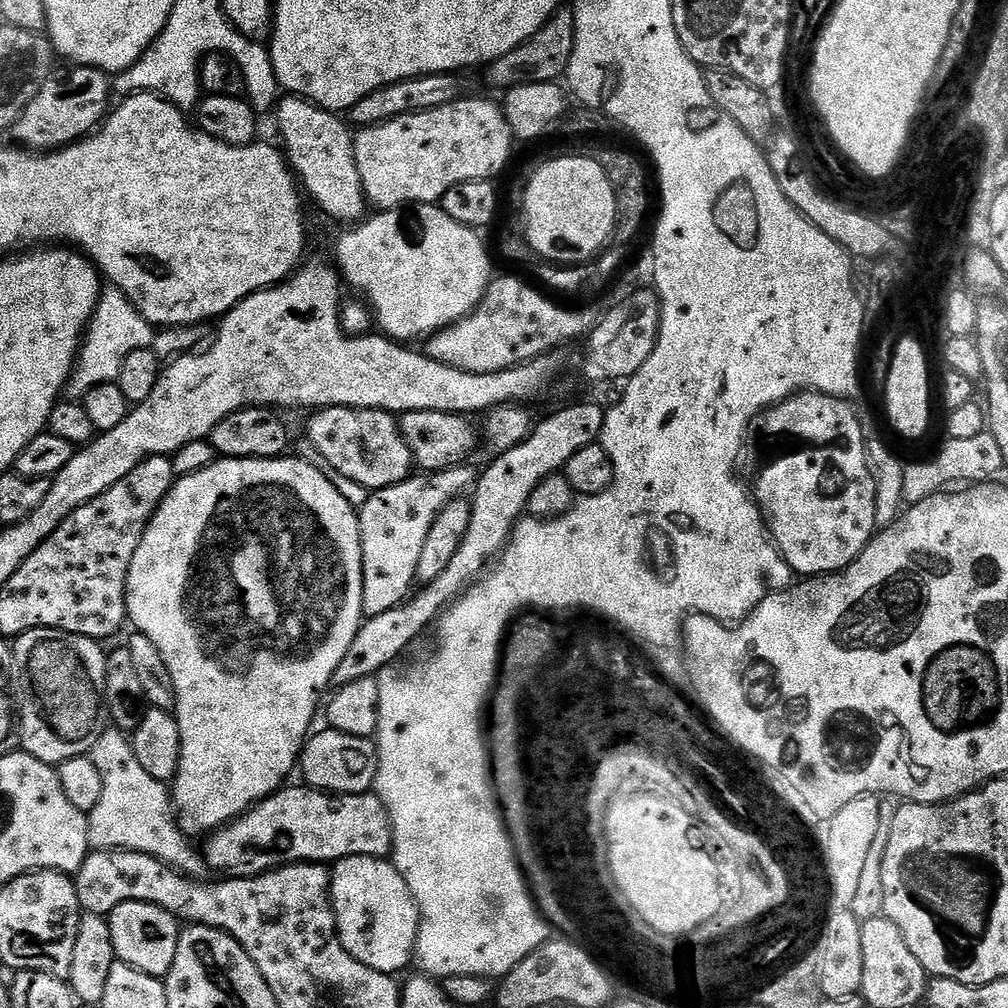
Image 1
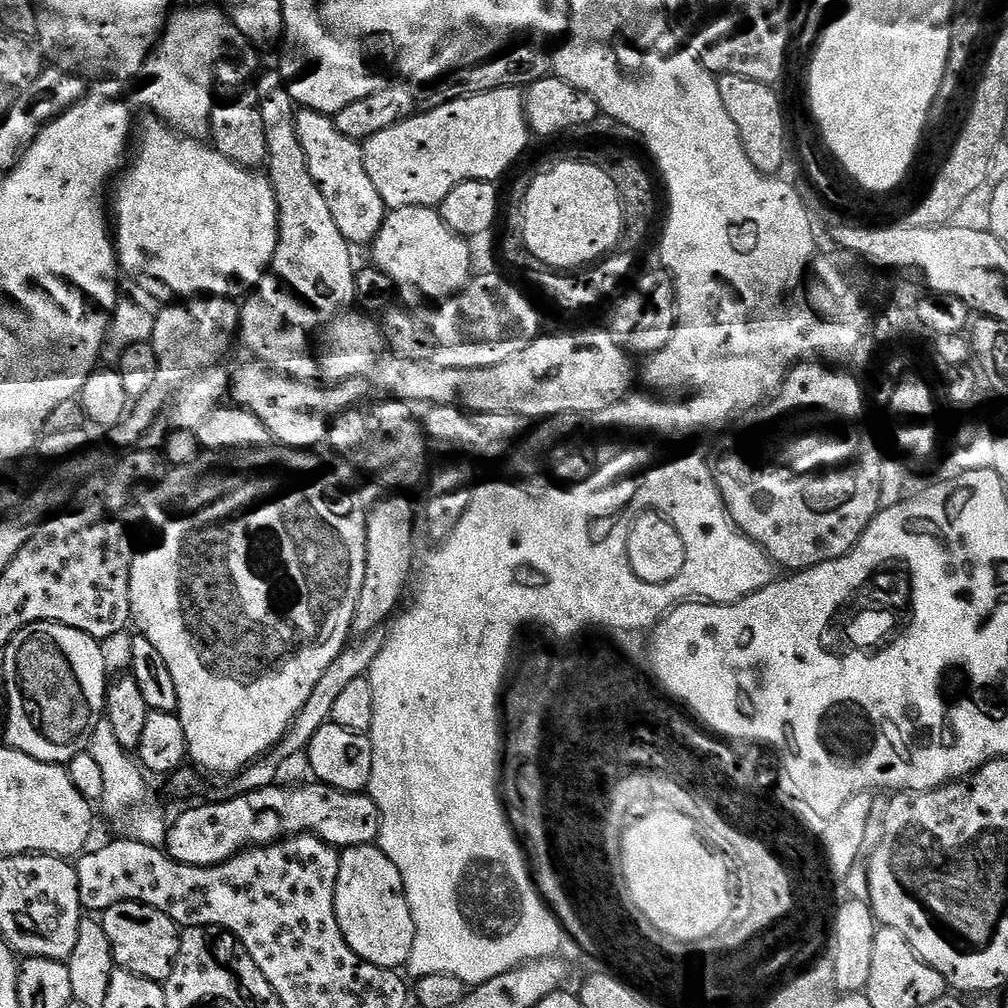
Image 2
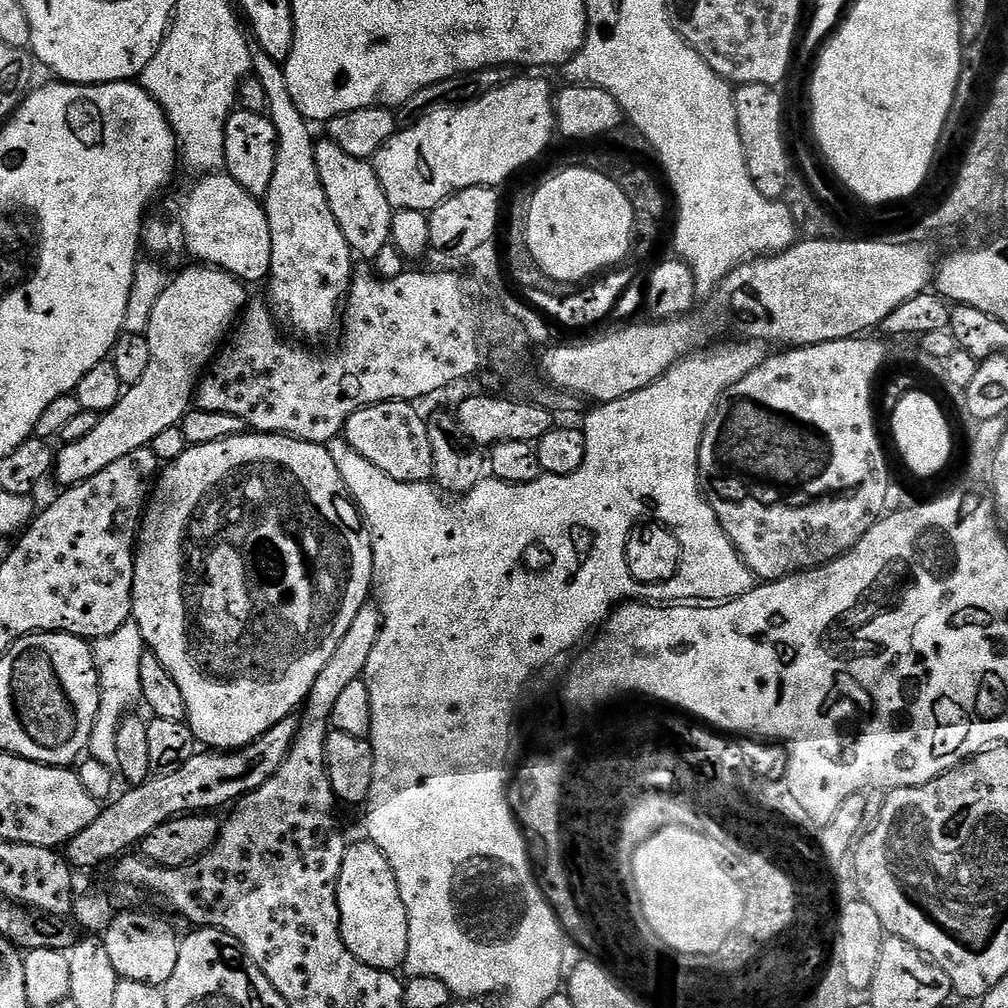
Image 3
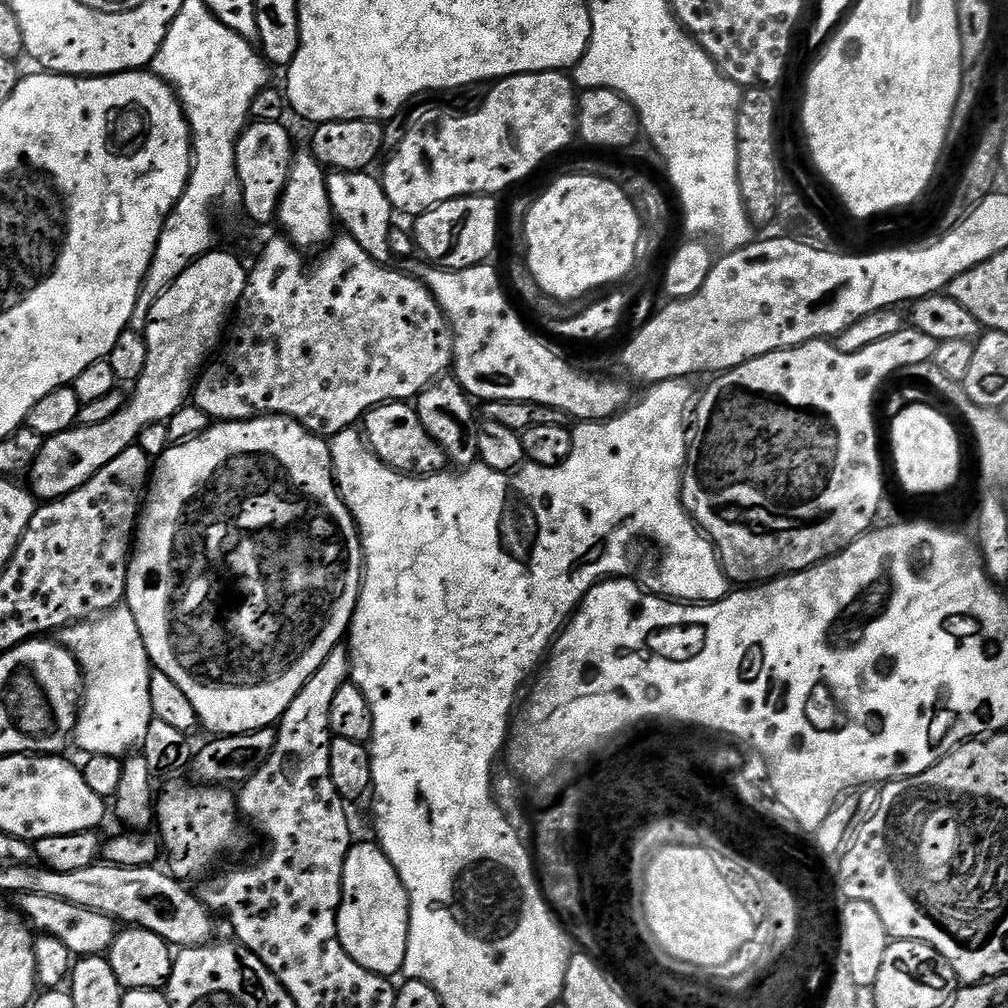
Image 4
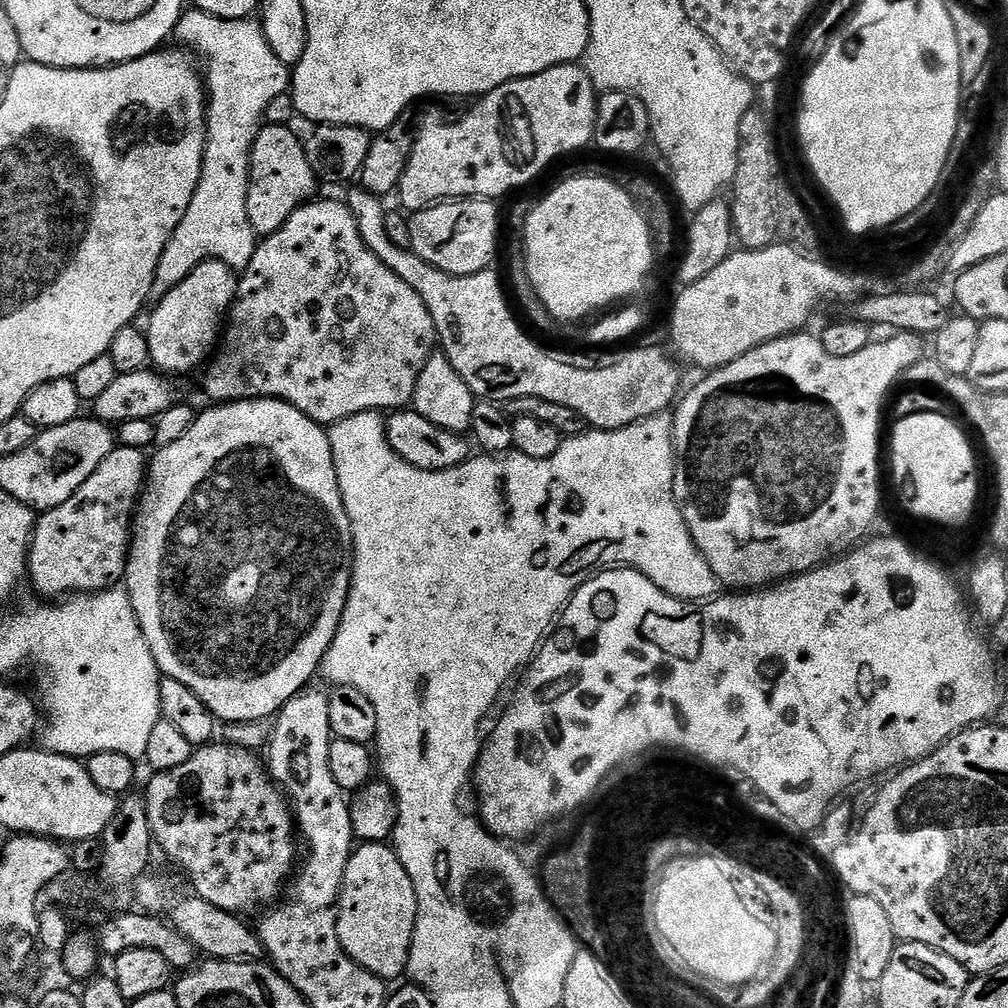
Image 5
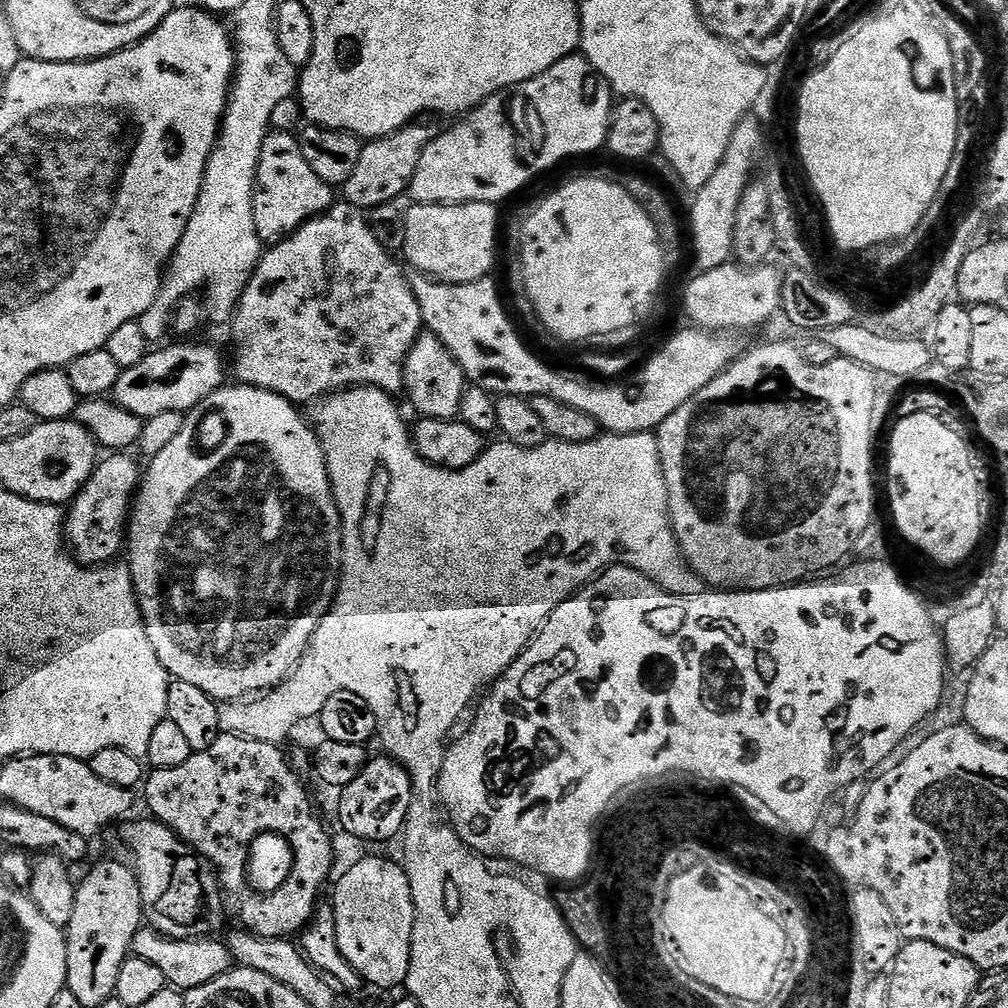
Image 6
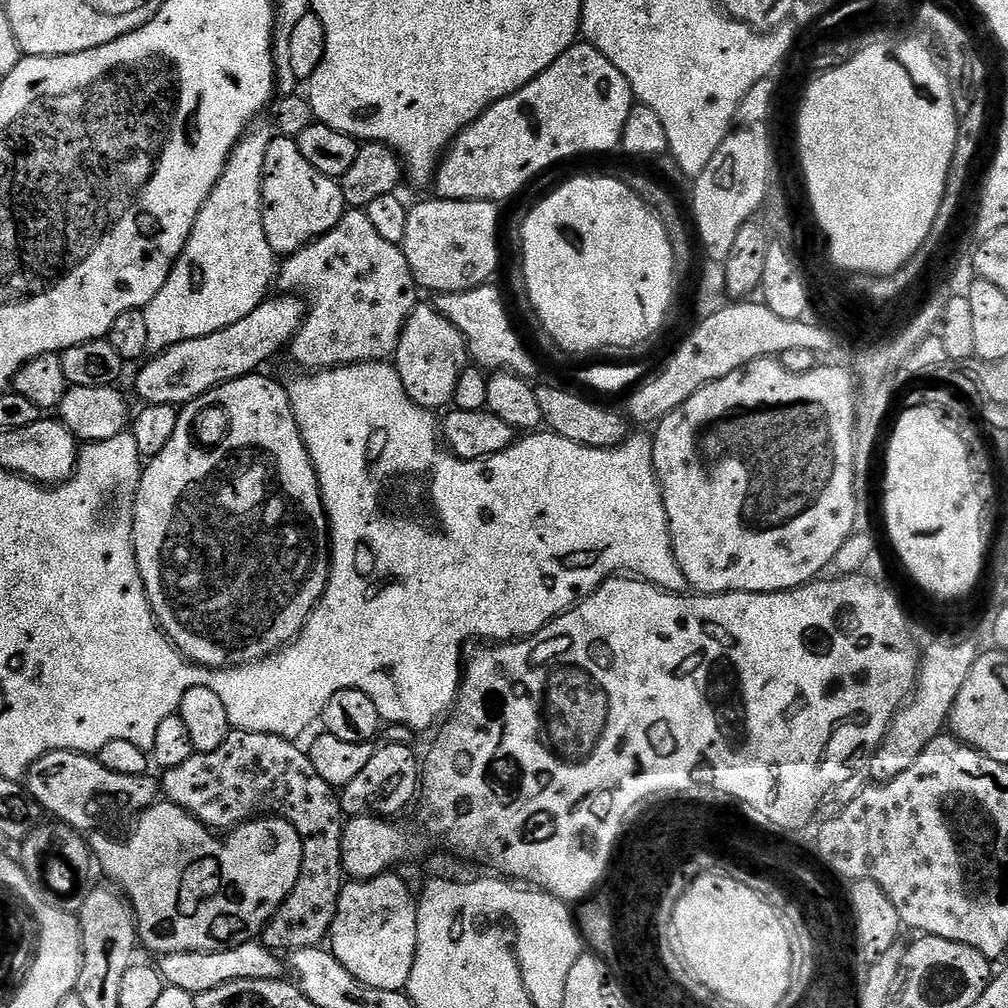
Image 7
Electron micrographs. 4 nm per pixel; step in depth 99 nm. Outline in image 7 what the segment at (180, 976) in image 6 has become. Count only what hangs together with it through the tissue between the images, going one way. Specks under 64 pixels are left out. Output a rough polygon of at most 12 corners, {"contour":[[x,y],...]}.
{"contour":[[259,939],[159,957],[167,987],[194,997],[226,982],[282,980]]}

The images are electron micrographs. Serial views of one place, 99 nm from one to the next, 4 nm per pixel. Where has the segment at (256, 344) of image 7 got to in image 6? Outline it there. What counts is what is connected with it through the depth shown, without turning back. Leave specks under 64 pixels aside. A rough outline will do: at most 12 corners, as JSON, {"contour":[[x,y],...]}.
{"contour":[[208,344],[149,351],[110,393],[146,421],[225,387]]}

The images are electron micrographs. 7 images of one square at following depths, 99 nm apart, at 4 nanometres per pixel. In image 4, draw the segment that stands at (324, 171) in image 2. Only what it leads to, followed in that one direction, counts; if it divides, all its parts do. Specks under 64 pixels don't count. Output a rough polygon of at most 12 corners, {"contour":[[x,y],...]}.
{"contour":[[332,172],[343,231],[379,264],[393,259],[394,209],[379,179]]}

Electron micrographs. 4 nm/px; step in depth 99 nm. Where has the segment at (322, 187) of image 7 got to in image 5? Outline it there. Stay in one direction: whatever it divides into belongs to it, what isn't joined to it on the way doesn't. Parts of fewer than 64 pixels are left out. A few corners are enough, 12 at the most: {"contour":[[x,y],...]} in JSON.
{"contour":[[264,124],[246,214],[260,238],[317,195],[304,140]]}

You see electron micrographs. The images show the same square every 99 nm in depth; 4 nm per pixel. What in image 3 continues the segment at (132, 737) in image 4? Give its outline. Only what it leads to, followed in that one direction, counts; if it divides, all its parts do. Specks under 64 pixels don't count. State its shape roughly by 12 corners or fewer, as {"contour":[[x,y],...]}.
{"contour":[[140,627],[95,641],[100,709],[87,751],[115,769],[118,726],[142,697]]}

